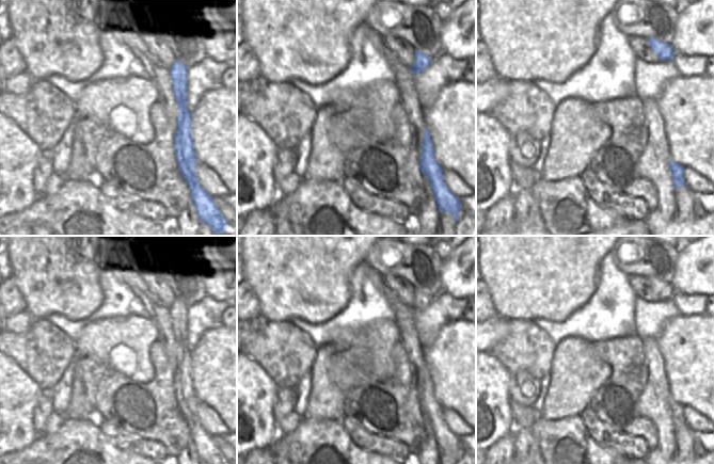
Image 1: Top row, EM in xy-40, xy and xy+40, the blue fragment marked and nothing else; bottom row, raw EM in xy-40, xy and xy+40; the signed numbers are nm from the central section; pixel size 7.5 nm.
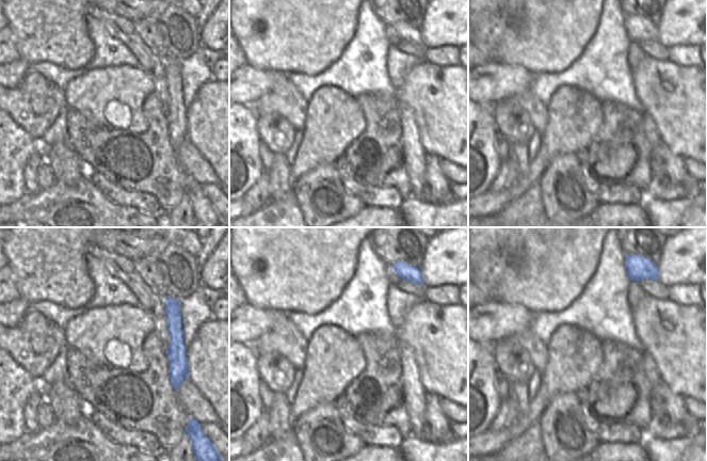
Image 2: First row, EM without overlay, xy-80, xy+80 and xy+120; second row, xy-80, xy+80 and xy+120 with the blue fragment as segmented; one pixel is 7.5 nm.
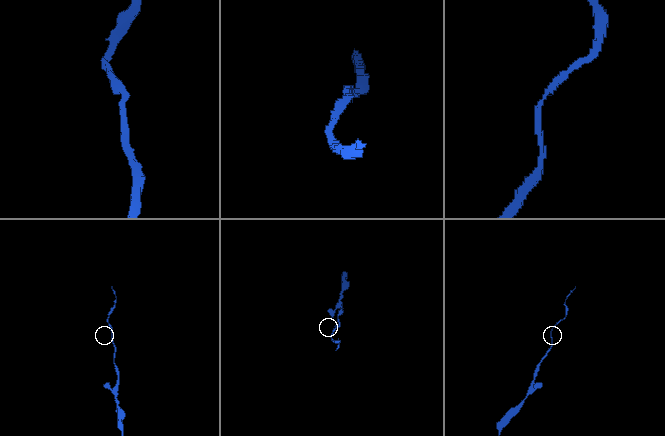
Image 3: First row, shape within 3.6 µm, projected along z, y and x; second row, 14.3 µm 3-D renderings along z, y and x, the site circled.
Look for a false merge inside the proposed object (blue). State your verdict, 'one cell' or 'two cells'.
one cell

